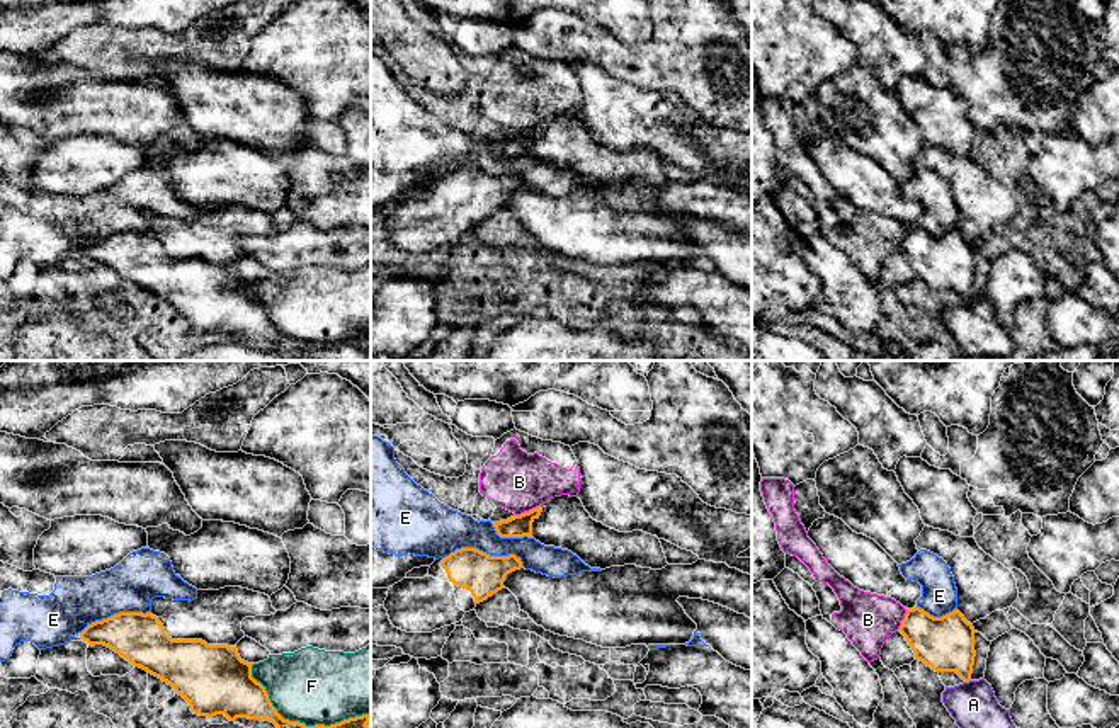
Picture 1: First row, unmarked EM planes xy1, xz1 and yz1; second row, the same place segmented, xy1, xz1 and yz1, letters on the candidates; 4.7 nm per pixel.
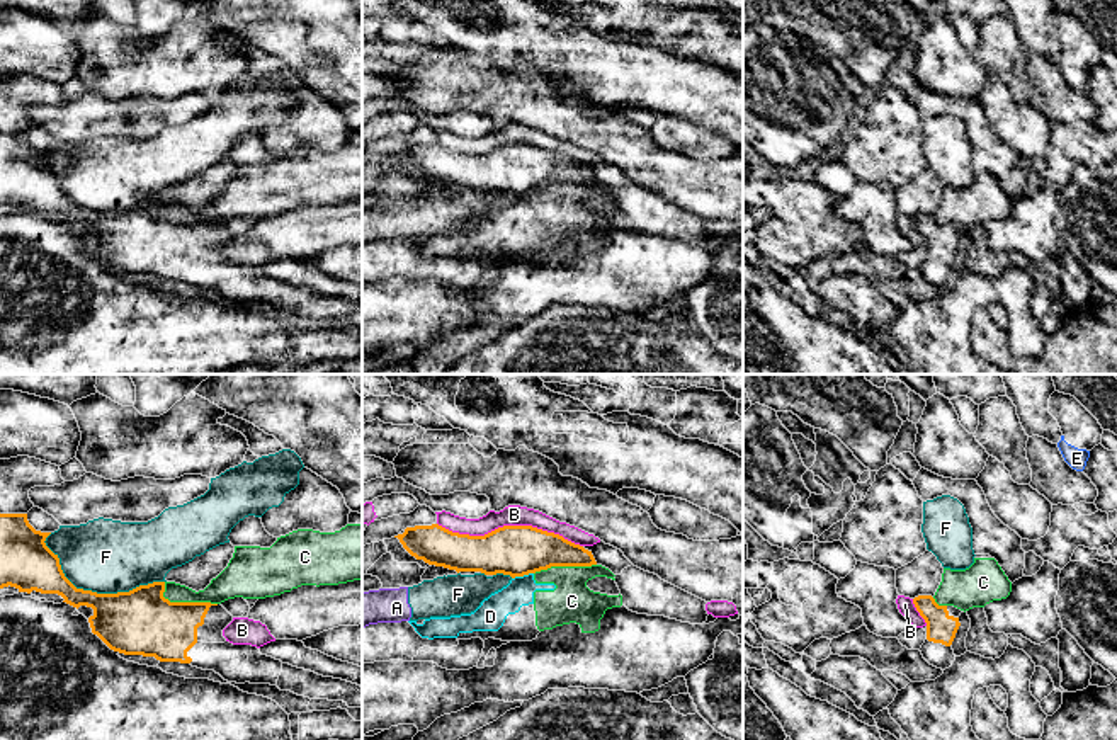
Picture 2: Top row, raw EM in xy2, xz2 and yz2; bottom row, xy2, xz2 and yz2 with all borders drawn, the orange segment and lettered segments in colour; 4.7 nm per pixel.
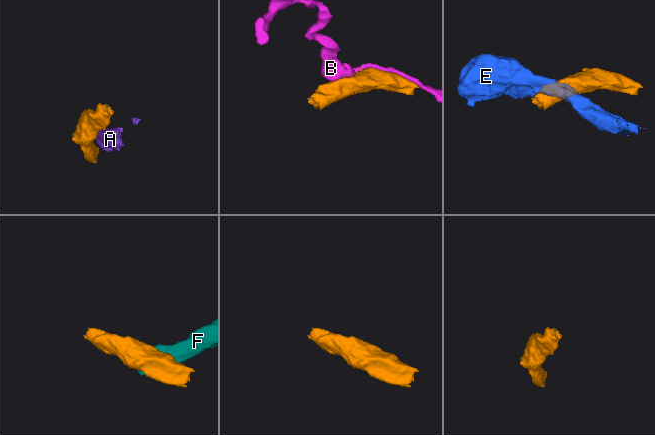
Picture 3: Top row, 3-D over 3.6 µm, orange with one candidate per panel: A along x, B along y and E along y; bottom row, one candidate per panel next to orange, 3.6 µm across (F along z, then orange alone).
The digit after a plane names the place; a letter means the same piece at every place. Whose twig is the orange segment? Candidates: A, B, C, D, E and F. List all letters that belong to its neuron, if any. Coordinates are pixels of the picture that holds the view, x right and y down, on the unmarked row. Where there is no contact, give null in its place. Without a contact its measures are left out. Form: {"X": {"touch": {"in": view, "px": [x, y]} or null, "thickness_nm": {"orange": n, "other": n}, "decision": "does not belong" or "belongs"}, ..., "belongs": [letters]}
{"A": {"touch": {"in": "yz1", "px": [966, 300]}, "thickness_nm": {"orange": 260, "other": 220}, "decision": "does not belong"}, "B": {"touch": {"in": "xz2", "px": [510, 145]}, "thickness_nm": {"orange": 240, "other": 100}, "decision": "does not belong"}, "C": {"touch": {"in": "xy2", "px": [184, 222]}, "thickness_nm": {"orange": 320, "other": 150}, "decision": "does not belong"}, "D": {"touch": {"in": "xz2", "px": [522, 194]}, "thickness_nm": {"orange": 240, "other": 140}, "decision": "does not belong"}, "E": {"touch": {"in": "xz1", "px": [485, 172]}, "thickness_nm": {"orange": 200, "other": 240}, "decision": "does not belong"}, "F": {"touch": {"in": "xy2", "px": [96, 211]}, "thickness_nm": {"orange": 300, "other": 340}, "decision": "does not belong"}, "belongs": []}

